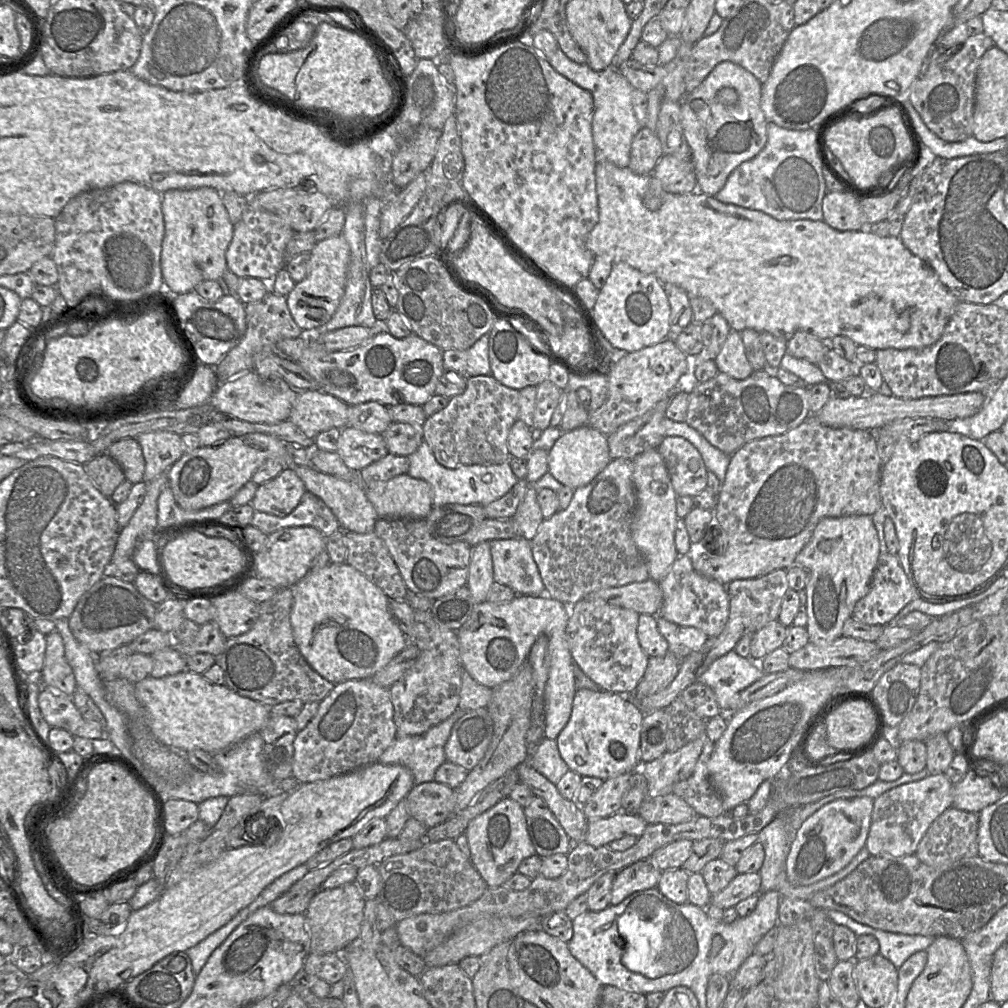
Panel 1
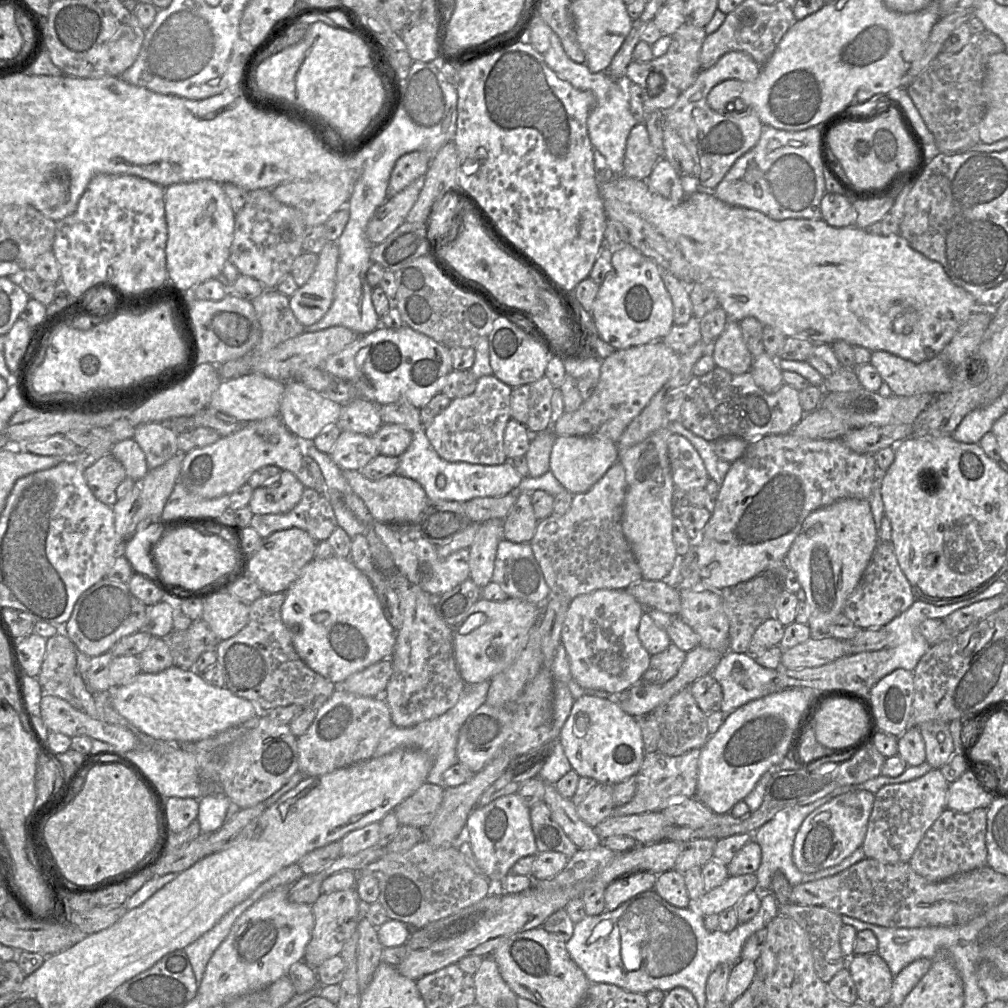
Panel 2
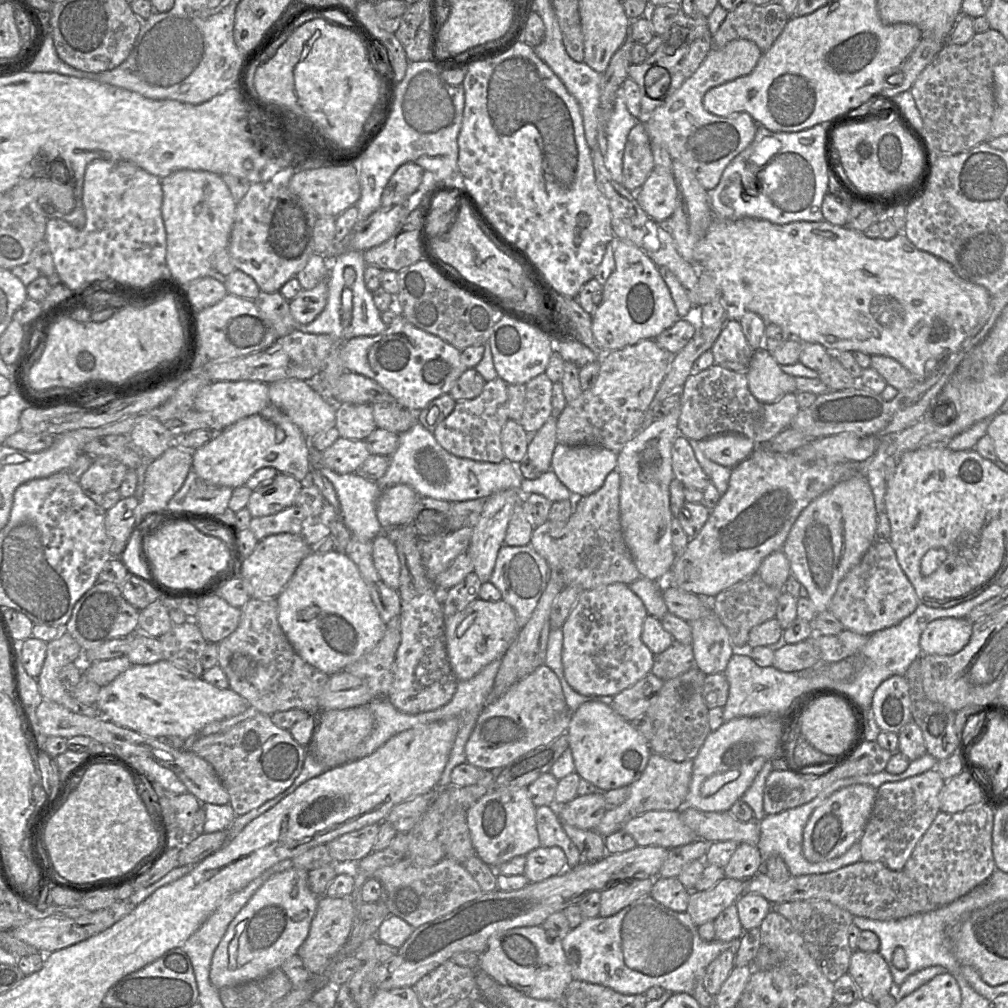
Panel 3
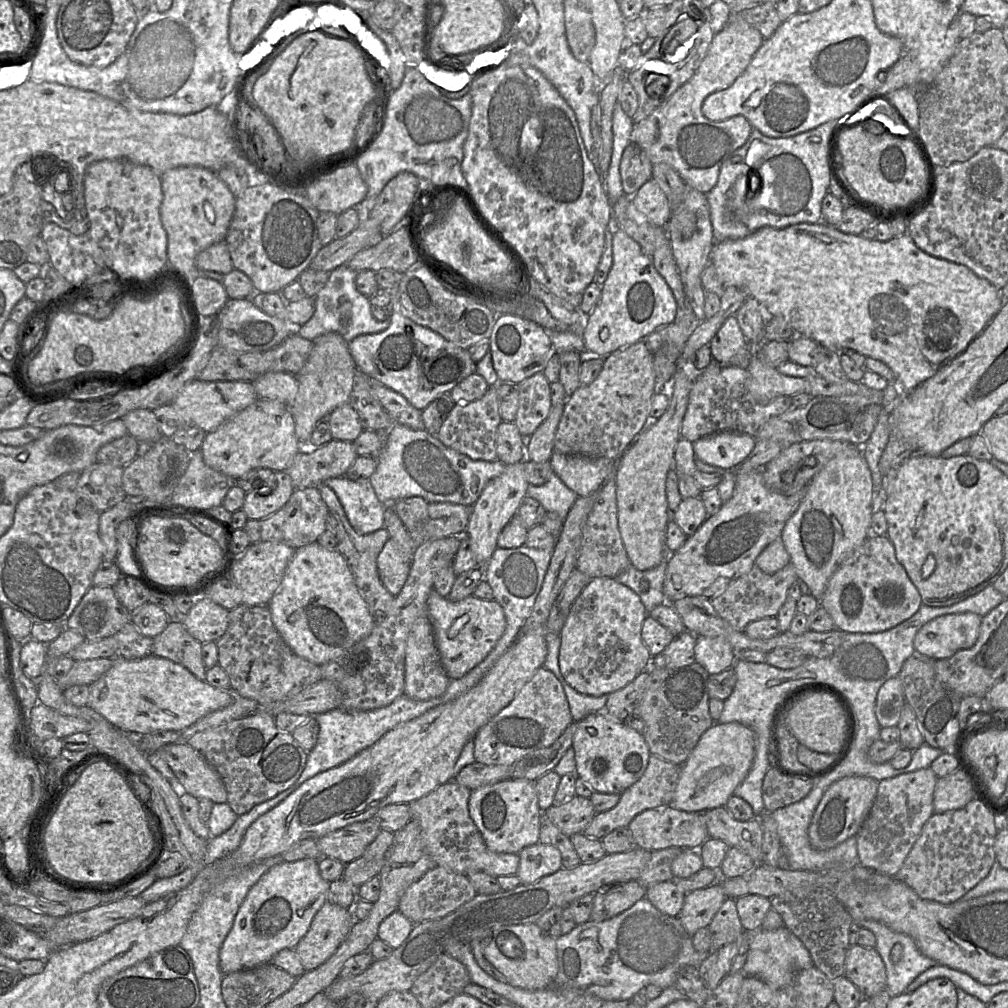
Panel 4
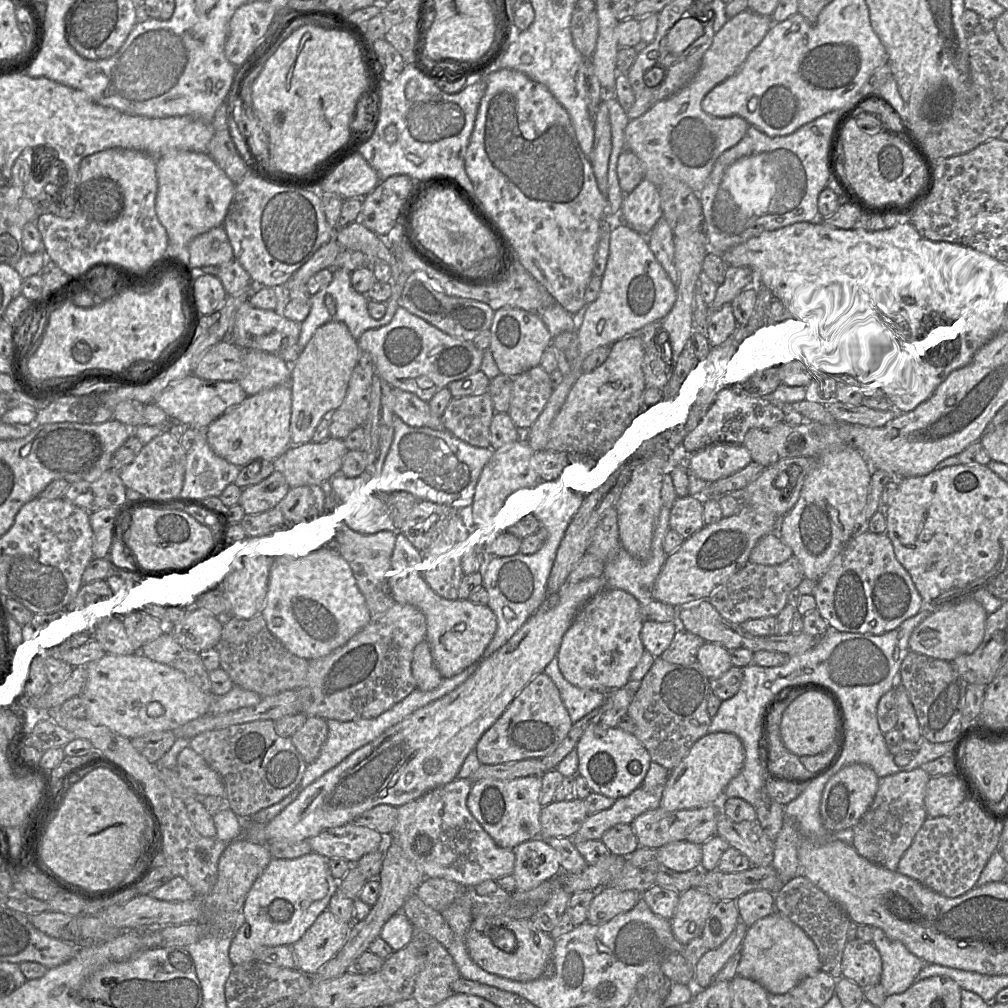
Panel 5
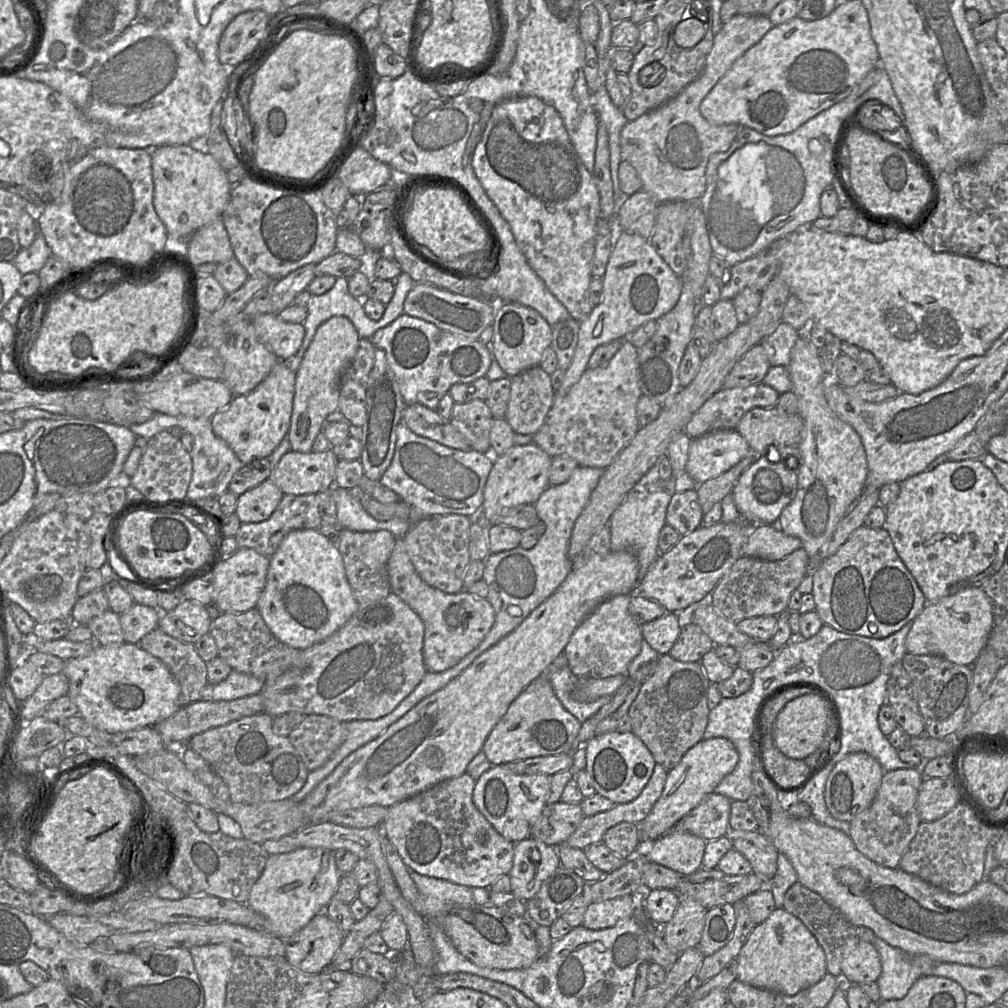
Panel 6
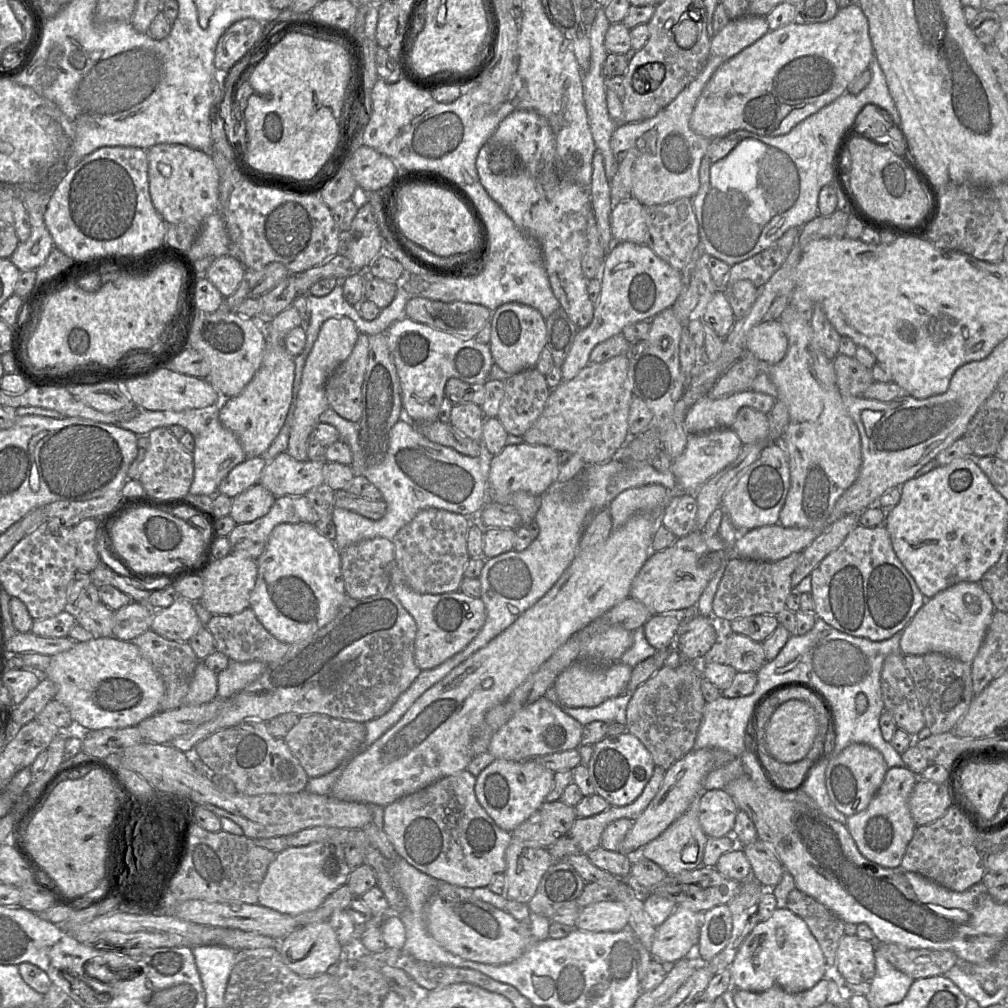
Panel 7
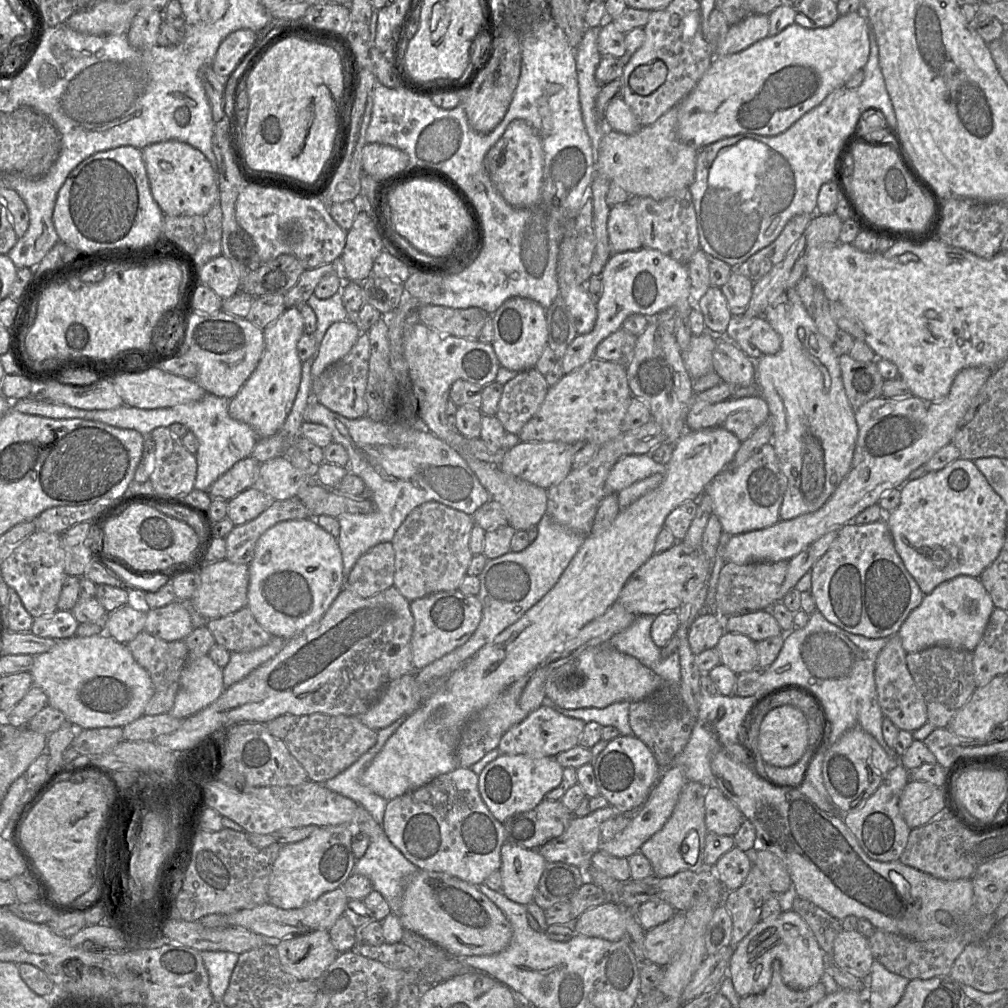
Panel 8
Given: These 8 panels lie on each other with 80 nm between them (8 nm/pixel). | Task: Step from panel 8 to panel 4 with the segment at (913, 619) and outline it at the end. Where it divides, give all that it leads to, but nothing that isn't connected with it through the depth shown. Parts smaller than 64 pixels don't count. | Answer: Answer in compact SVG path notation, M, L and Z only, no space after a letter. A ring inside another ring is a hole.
M967 612L939 616L926 623L914 637L914 649L931 659L946 659L977 641L982 617Z

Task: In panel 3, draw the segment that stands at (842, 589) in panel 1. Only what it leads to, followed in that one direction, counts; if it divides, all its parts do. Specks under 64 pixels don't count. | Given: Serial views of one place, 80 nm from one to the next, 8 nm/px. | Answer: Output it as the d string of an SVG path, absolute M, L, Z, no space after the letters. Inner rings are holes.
M857 473L811 501L792 525L783 545L791 574L803 585L816 613L829 609L838 584L877 540L877 512L867 477Z

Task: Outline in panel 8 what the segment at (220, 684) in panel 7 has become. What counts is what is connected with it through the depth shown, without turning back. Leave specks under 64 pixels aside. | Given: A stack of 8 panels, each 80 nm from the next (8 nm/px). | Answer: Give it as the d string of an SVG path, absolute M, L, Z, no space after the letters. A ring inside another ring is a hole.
M273 636L268 644L248 652L230 652L228 664L222 669L223 684L228 688L239 682L254 669L273 658L286 644L287 639Z

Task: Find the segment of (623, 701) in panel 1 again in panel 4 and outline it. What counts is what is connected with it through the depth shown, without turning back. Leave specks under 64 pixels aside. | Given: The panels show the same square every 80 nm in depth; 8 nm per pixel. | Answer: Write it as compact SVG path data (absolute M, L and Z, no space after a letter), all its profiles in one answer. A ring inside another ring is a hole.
M604 712L589 714L576 725L572 742L576 772L596 792L621 795L642 777L651 753L641 733L622 721L613 720Z

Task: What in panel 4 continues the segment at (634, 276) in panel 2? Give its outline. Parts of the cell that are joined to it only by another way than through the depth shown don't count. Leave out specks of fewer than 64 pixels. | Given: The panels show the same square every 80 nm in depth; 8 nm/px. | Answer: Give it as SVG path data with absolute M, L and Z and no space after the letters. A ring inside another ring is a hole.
M616 230L612 237L612 266L602 285L600 298L588 315L588 322L582 336L586 355L606 357L618 349L640 341L656 329L662 329L672 323L676 317L677 308L672 290L655 269L651 257L626 233Z

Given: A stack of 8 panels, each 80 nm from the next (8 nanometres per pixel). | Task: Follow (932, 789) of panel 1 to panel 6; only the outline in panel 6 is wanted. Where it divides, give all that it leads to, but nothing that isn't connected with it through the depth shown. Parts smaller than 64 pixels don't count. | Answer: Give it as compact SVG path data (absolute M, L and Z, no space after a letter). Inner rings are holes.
M921 768L885 771L871 805L850 822L850 837L863 855L881 866L899 867L921 823L916 801L924 778Z

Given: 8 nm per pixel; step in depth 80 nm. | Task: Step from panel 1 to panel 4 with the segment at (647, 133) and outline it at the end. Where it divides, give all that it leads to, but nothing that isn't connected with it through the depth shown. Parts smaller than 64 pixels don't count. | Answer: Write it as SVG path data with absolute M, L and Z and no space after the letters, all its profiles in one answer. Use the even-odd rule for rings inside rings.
M631 141L624 149L620 161L620 177L624 194L633 195L652 178L652 167L646 153Z

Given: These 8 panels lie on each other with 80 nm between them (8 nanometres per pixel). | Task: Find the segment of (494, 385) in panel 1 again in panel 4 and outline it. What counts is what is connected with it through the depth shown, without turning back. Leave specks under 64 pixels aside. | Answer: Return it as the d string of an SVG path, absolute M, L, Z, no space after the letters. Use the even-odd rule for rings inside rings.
M489 386L486 393L465 406L455 404L450 415L443 422L435 436L446 447L451 448L473 460L493 462L498 460L496 452L496 434L502 418L499 413L499 402L496 388Z

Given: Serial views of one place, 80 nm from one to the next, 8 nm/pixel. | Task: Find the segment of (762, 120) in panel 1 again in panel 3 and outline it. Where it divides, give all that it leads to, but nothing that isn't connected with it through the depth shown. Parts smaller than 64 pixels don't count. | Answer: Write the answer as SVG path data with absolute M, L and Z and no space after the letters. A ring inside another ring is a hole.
M746 39L732 40L722 48L711 49L696 72L644 123L650 142L663 146L672 160L690 169L706 191L717 186L728 164L750 145L758 124L746 112L727 117L709 113L703 106L704 96L714 87L750 74L761 55L758 46Z

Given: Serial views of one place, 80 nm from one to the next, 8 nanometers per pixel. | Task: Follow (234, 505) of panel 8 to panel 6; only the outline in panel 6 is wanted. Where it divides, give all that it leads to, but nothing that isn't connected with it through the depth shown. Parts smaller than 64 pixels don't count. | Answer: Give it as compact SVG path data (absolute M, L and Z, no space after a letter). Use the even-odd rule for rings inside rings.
M268 478L238 496L235 513L241 523L267 520L279 505L284 493Z

